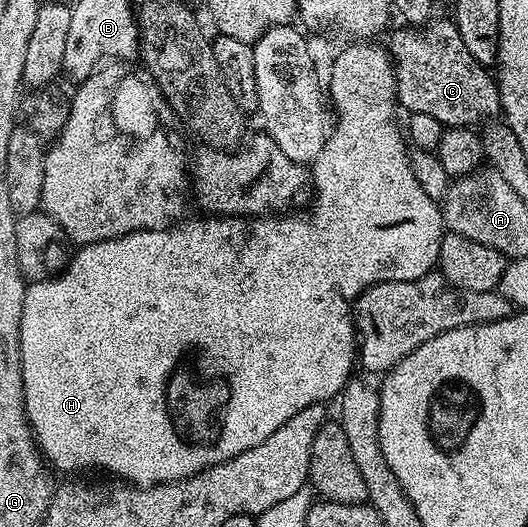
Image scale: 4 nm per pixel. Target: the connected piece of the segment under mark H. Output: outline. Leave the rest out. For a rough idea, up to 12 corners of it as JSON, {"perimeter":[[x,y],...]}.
{"perimeter":[[347,43],[308,213],[27,286],[52,470],[192,477],[338,398],[439,264],[395,63]]}

